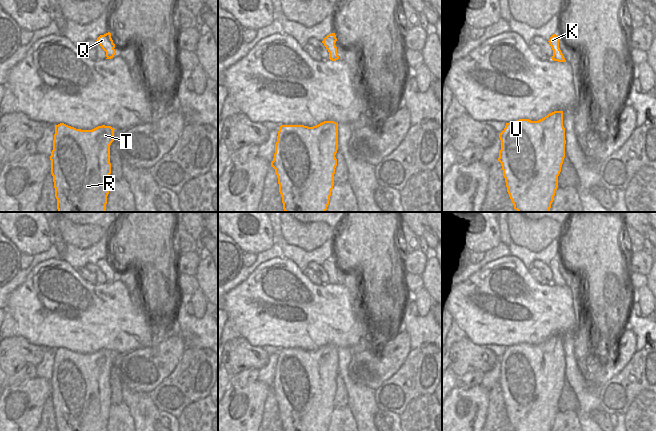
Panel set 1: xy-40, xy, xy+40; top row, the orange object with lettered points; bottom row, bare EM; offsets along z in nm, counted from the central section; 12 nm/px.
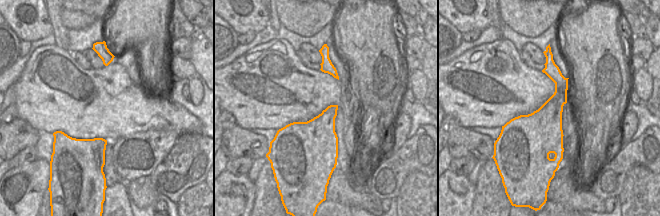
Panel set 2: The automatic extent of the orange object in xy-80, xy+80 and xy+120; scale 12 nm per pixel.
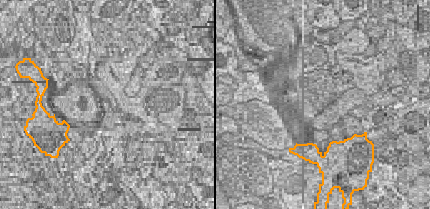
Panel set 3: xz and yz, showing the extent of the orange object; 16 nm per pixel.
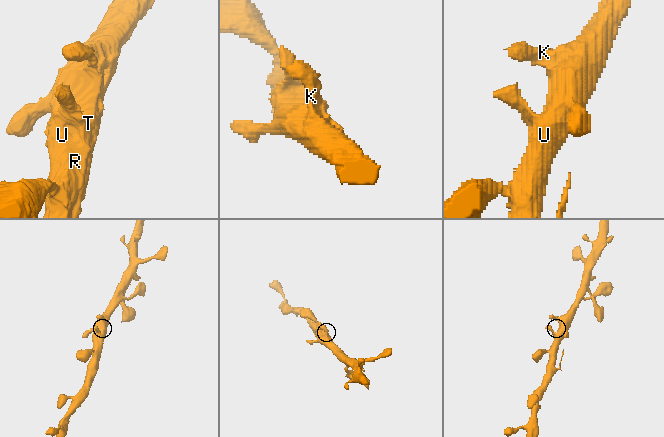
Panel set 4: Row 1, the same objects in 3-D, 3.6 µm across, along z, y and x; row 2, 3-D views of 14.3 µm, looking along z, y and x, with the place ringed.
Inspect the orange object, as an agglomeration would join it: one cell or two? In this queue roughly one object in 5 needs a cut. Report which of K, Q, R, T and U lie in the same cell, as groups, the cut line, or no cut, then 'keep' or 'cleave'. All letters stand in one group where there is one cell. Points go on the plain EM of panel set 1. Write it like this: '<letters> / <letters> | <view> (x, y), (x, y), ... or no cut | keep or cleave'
K Q R T U | no cut | keep

